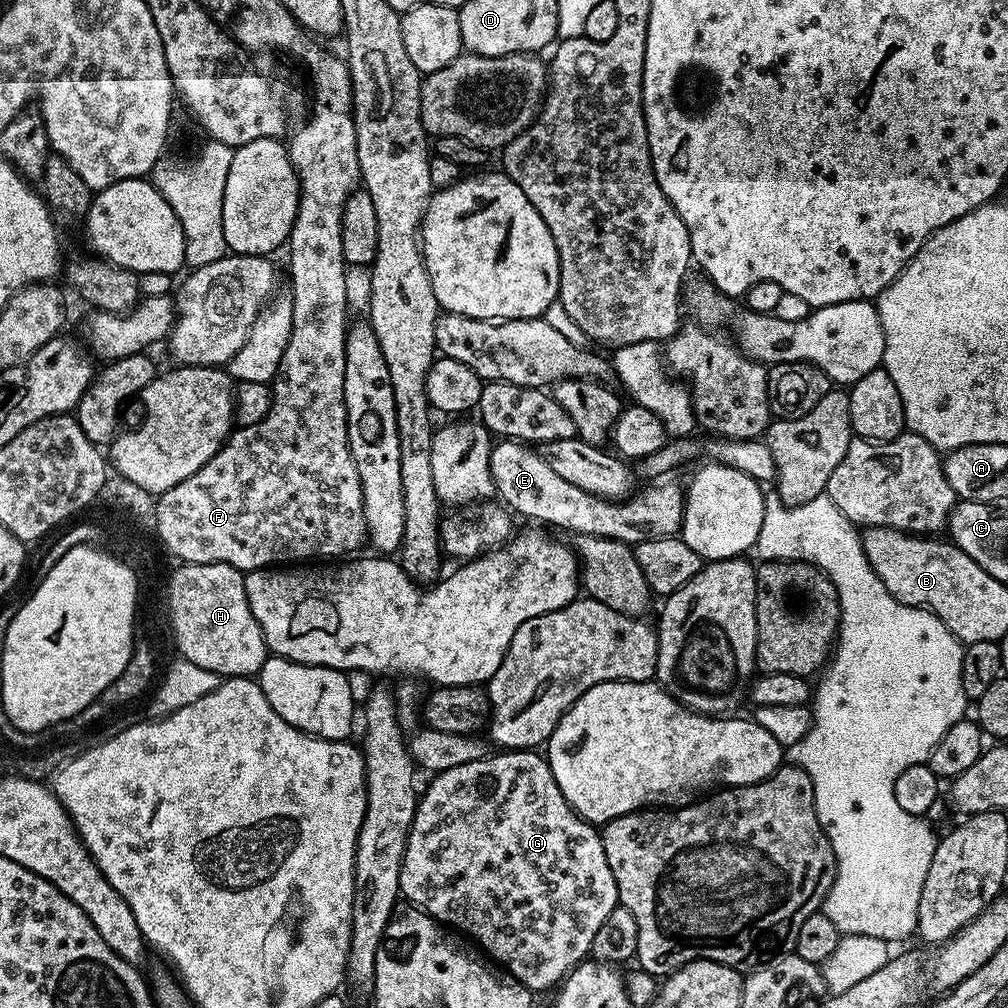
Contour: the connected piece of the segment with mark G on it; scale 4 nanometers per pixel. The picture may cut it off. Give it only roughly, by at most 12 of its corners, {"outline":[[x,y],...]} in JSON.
{"outline":[[536,750],[435,773],[401,897],[532,993],[620,895]]}

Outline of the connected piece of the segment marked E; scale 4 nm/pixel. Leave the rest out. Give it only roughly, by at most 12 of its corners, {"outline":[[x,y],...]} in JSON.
{"outline":[[493,443],[496,496],[576,536],[635,546],[677,535],[685,489],[607,500],[566,482],[535,447]]}

